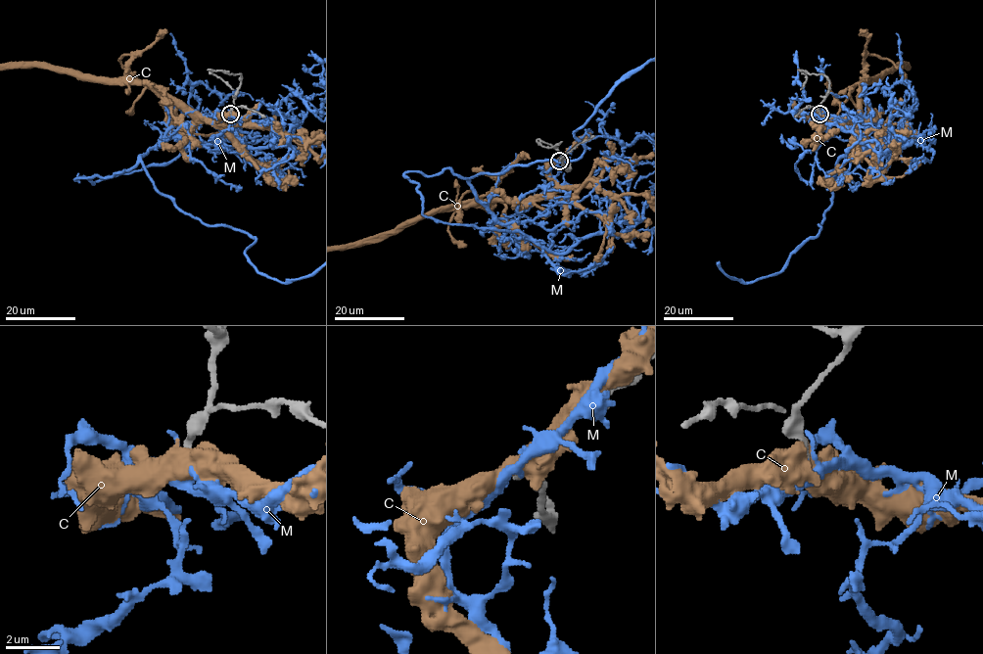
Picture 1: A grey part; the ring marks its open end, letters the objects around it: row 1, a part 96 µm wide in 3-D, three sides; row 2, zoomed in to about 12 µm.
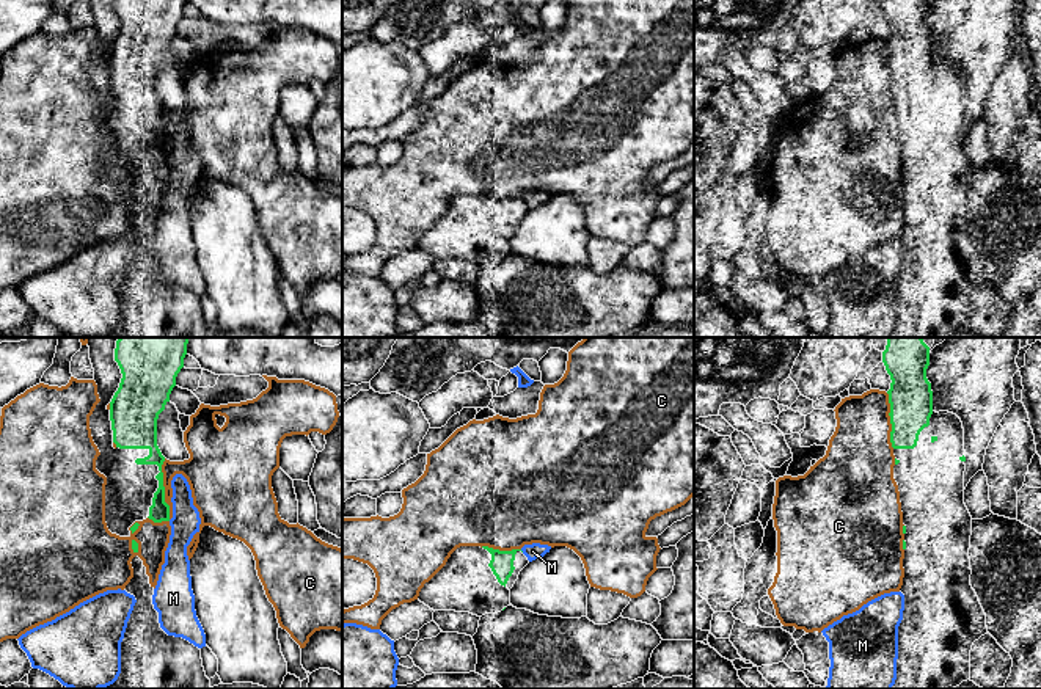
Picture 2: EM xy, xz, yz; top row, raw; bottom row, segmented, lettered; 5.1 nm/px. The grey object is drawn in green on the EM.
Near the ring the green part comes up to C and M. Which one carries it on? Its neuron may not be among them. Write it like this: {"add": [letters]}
{"add": []}

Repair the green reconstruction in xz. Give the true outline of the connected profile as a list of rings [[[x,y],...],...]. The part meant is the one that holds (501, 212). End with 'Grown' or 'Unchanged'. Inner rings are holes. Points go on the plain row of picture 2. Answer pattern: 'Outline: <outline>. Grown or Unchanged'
Outline: [[[488,195],[482,196],[491,202],[488,215],[498,231],[510,239],[518,228],[520,220],[529,212],[528,206],[521,198],[499,199]]]. Grown

